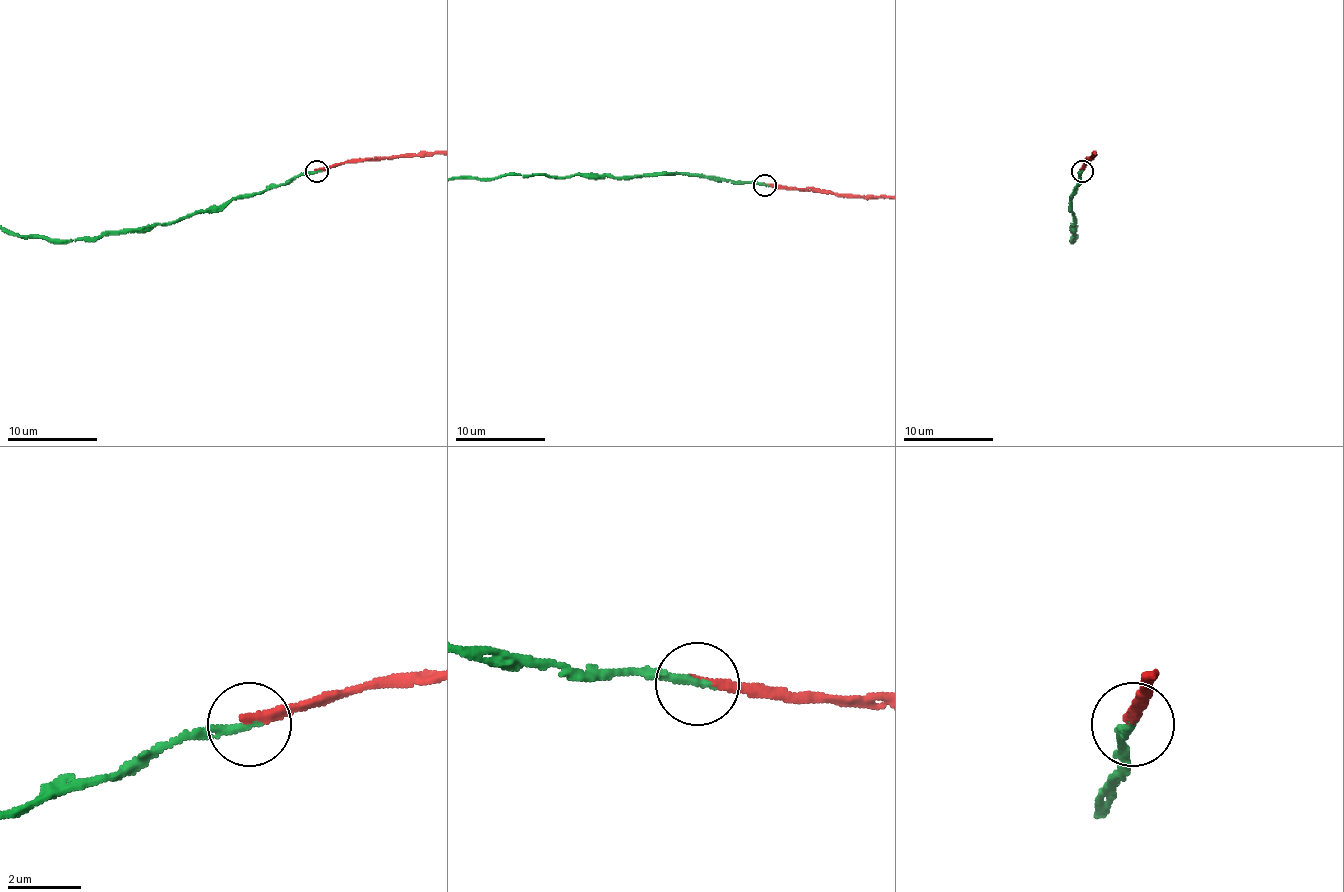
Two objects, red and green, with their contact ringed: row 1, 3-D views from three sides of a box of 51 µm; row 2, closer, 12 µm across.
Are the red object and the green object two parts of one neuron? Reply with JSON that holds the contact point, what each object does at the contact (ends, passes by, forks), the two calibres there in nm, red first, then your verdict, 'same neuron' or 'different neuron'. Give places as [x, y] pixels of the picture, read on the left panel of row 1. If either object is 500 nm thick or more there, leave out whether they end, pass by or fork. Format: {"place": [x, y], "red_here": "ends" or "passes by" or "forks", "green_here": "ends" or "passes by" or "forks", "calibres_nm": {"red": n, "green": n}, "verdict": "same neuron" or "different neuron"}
{"place": [317, 171], "red_here": "ends", "green_here": "ends", "calibres_nm": {"red": 240, "green": 240}, "verdict": "same neuron"}

